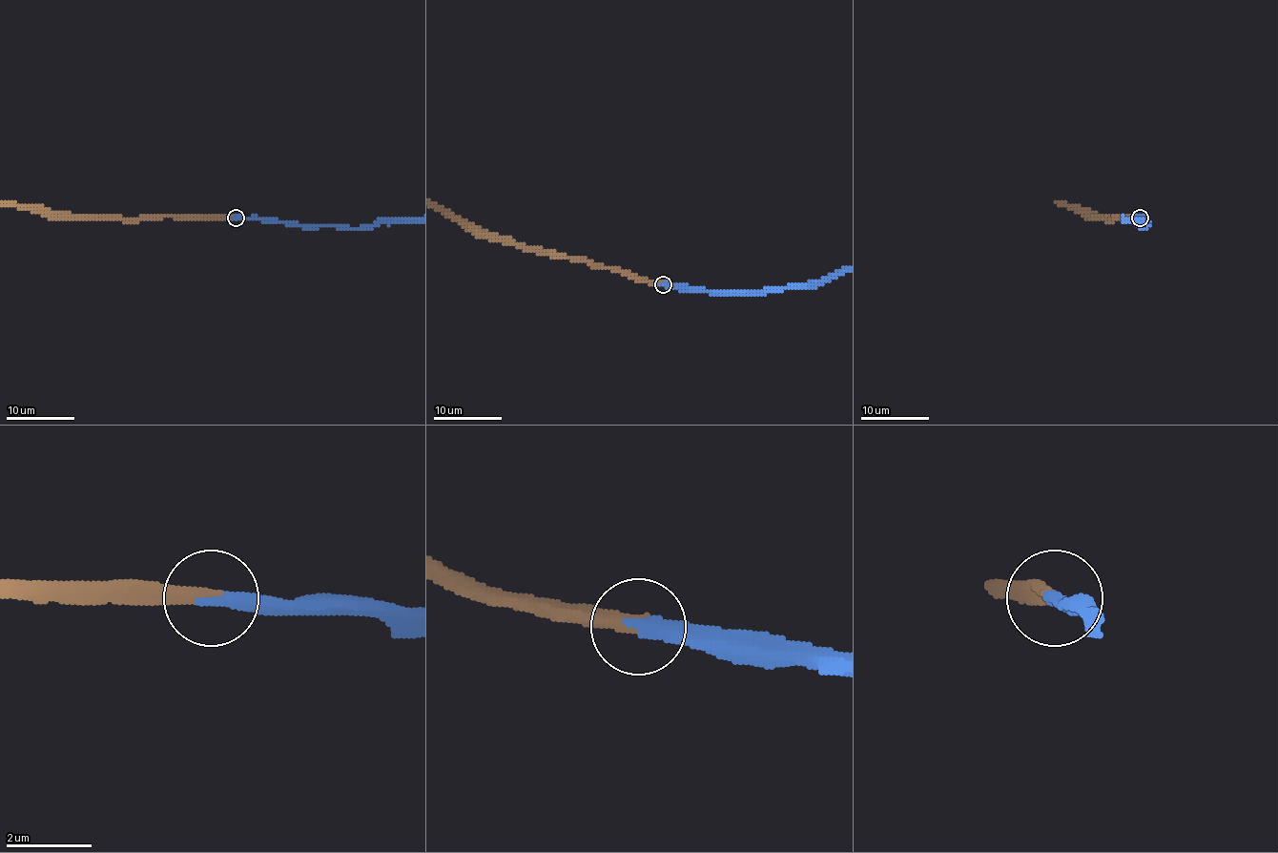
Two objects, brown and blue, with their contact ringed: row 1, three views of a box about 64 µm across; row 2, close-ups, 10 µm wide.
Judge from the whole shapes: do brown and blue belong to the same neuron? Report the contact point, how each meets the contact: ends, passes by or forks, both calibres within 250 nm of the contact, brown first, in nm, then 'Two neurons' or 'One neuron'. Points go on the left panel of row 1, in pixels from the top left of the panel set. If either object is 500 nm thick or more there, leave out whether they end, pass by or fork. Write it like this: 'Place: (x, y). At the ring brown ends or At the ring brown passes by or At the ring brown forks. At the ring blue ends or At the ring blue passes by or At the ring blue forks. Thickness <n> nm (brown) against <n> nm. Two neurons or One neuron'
Place: (236, 218). At the ring brown ends. At the ring blue ends. Thickness 320 nm (brown) against 360 nm. One neuron

